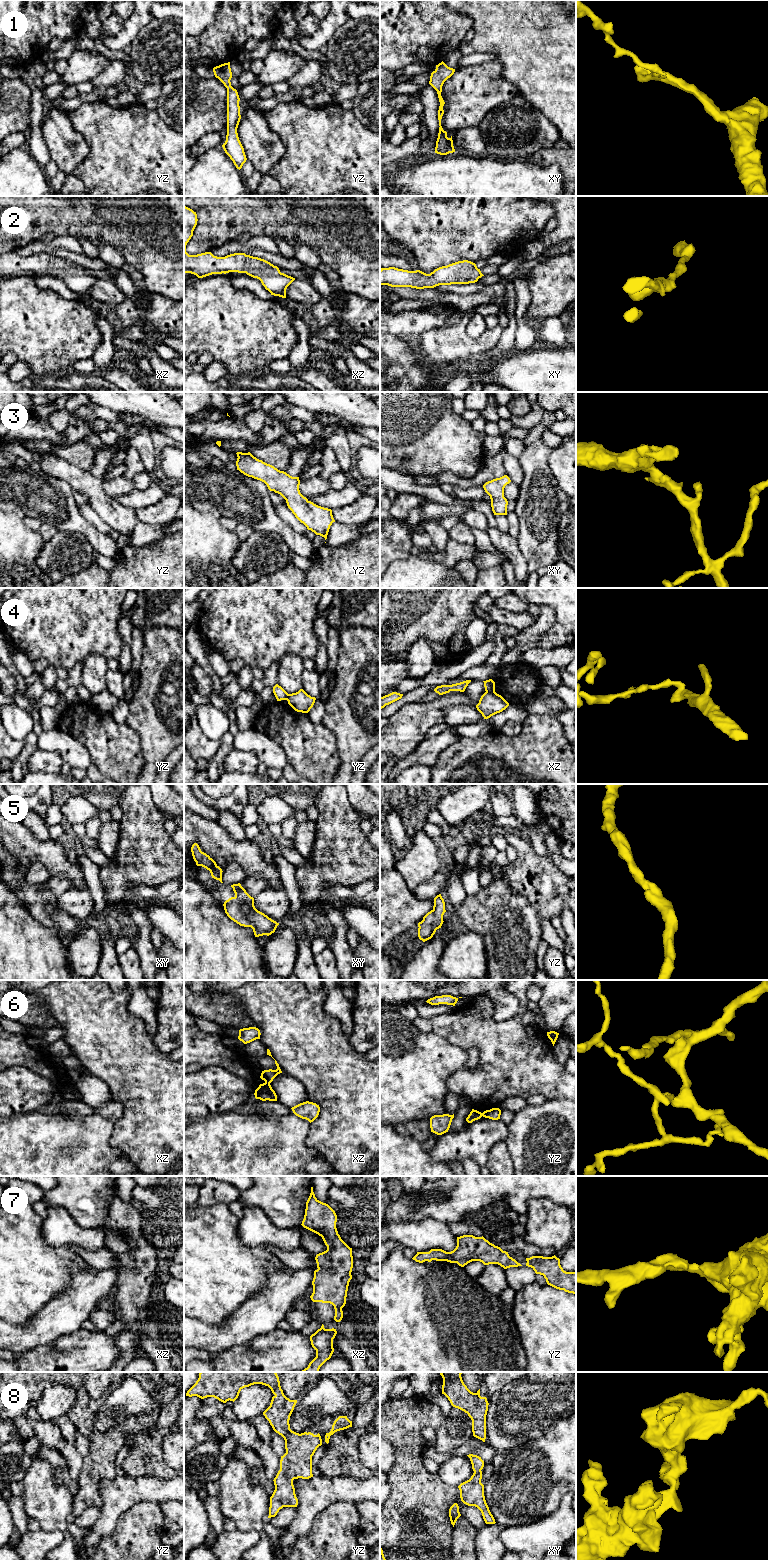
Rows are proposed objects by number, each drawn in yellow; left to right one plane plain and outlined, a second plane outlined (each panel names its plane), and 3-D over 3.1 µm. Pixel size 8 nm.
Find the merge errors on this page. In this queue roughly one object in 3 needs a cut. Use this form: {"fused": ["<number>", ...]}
{"fused": ["4", "6"]}

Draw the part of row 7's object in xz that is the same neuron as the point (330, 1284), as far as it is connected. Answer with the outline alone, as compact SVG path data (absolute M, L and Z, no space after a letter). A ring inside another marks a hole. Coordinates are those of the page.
M311 1187L310 1196L306 1202L306 1209L302 1226L322 1237L327 1250L316 1255L317 1270L314 1271L312 1281L313 1293L310 1296L313 1302L330 1303L334 1306L334 1320L340 1322L343 1318L342 1308L346 1304L349 1282L352 1279L353 1256L350 1248L340 1237L336 1228L337 1215L326 1203L319 1201Z

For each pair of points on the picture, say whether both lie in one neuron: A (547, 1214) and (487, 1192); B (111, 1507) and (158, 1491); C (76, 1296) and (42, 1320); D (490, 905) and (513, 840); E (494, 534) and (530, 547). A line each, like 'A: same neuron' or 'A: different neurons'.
A: different neurons
B: same neuron
C: same neuron
D: different neurons
E: different neurons

